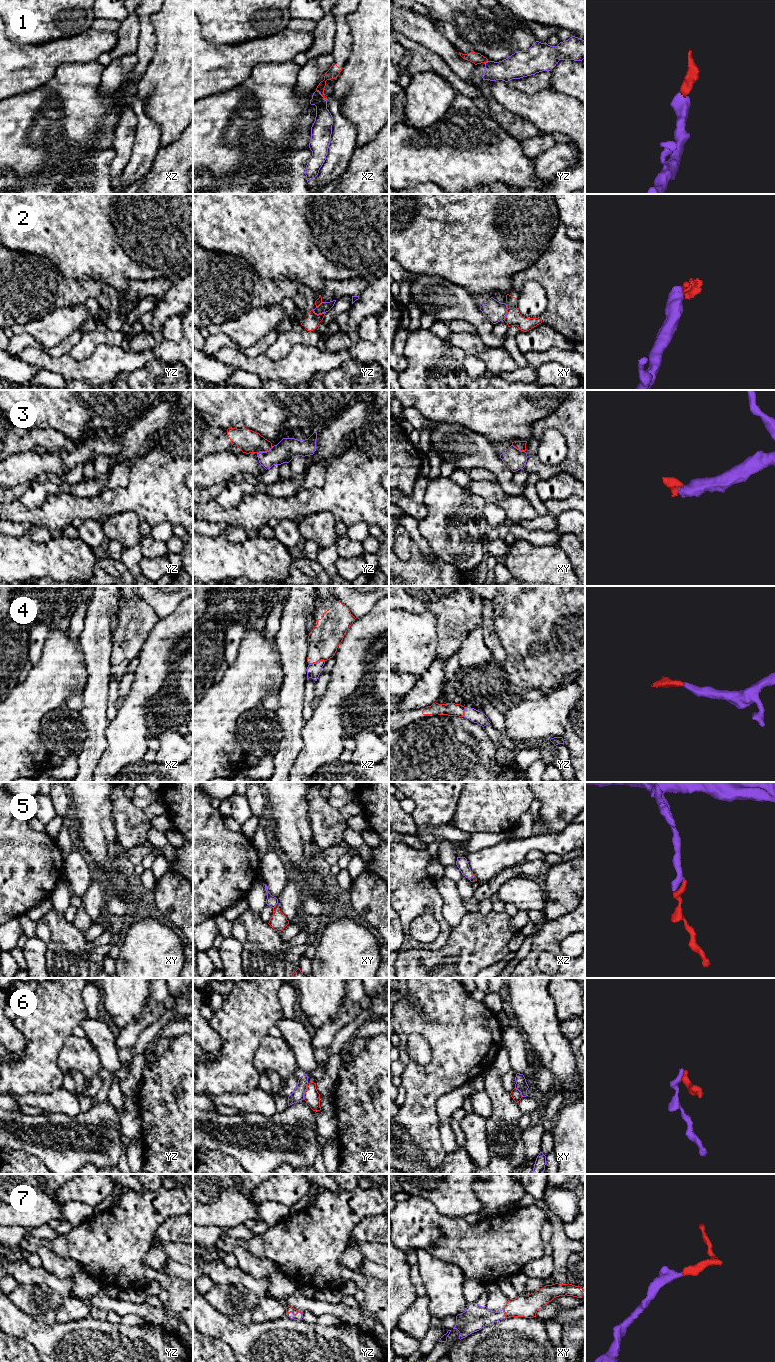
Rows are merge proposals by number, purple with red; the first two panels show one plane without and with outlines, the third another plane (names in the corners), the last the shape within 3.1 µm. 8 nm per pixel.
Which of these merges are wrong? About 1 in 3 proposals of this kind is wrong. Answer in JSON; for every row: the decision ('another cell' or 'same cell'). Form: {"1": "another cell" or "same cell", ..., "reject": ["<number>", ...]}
{"1": "another cell", "2": "another cell", "3": "another cell", "4": "same cell", "5": "same cell", "6": "another cell", "7": "same cell", "reject": ["1", "2", "3", "6"]}

